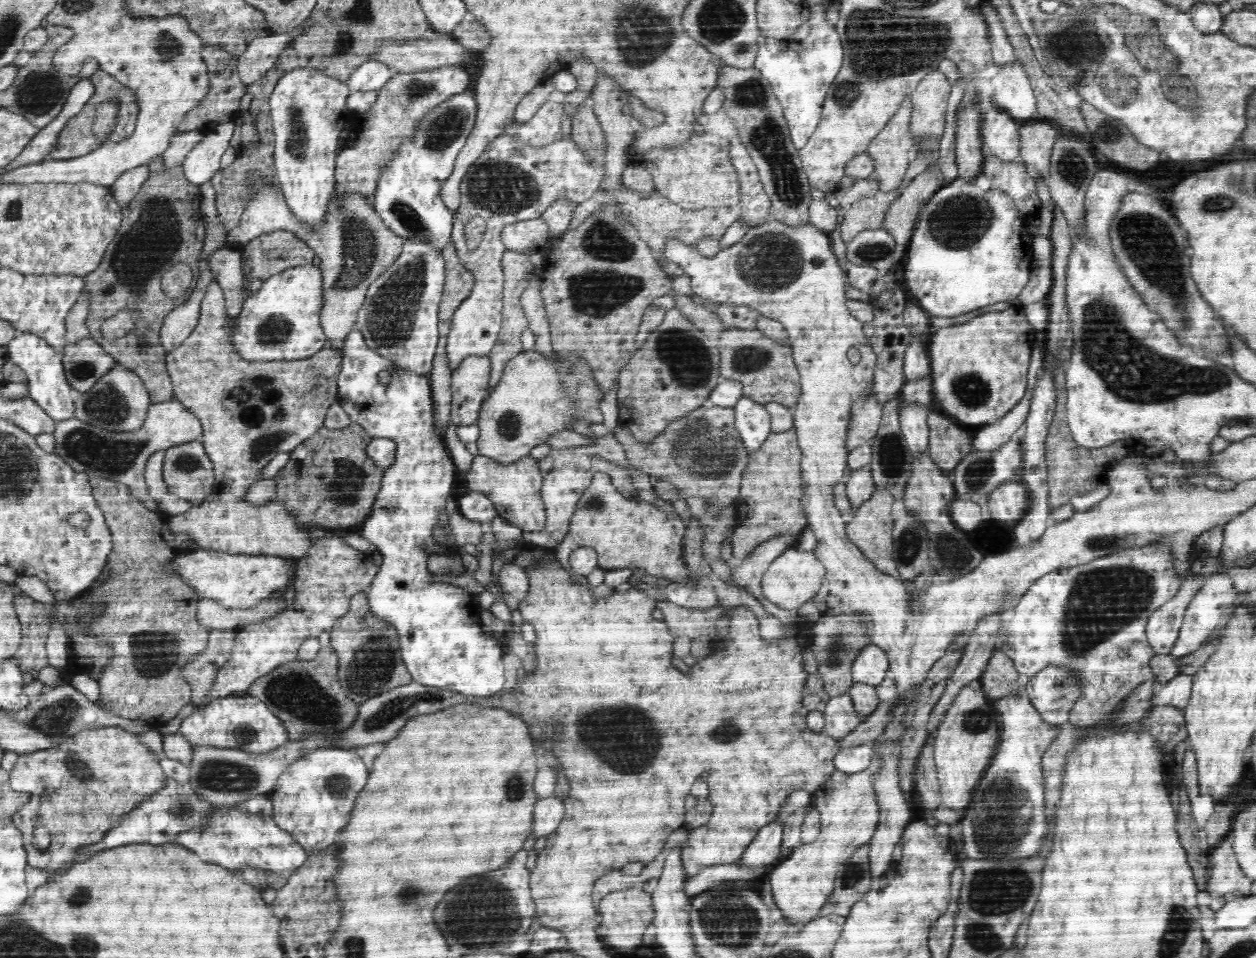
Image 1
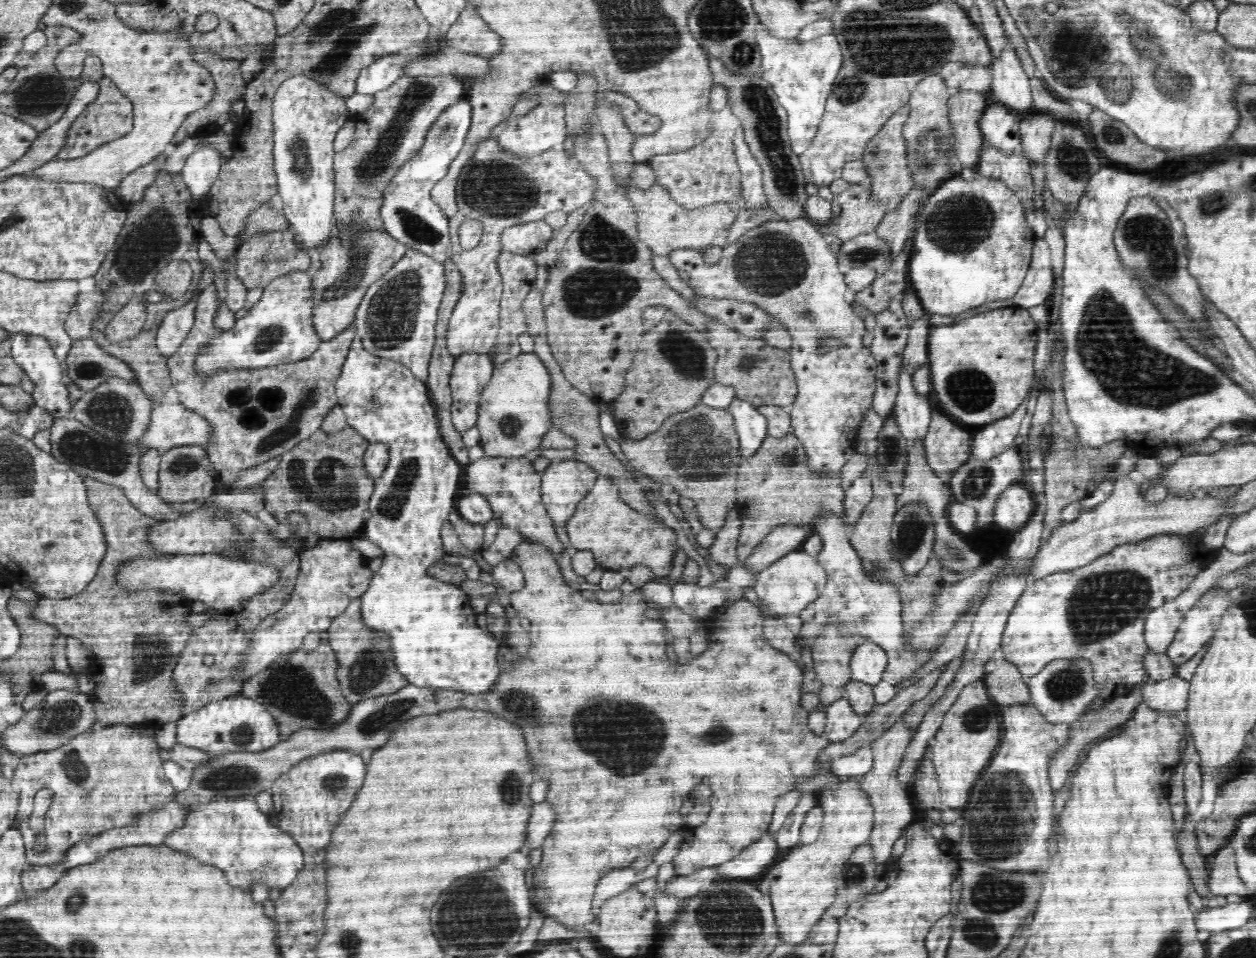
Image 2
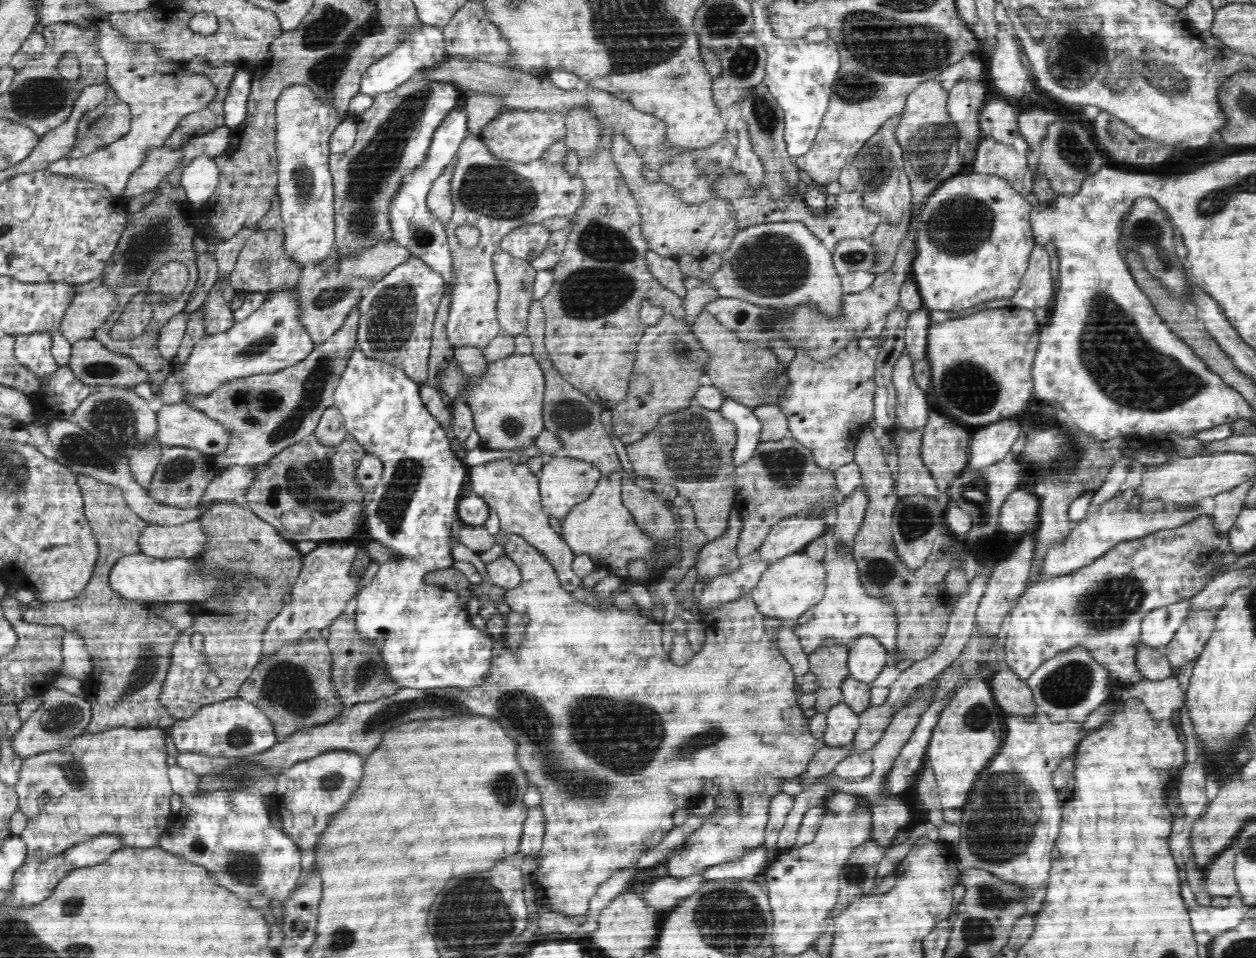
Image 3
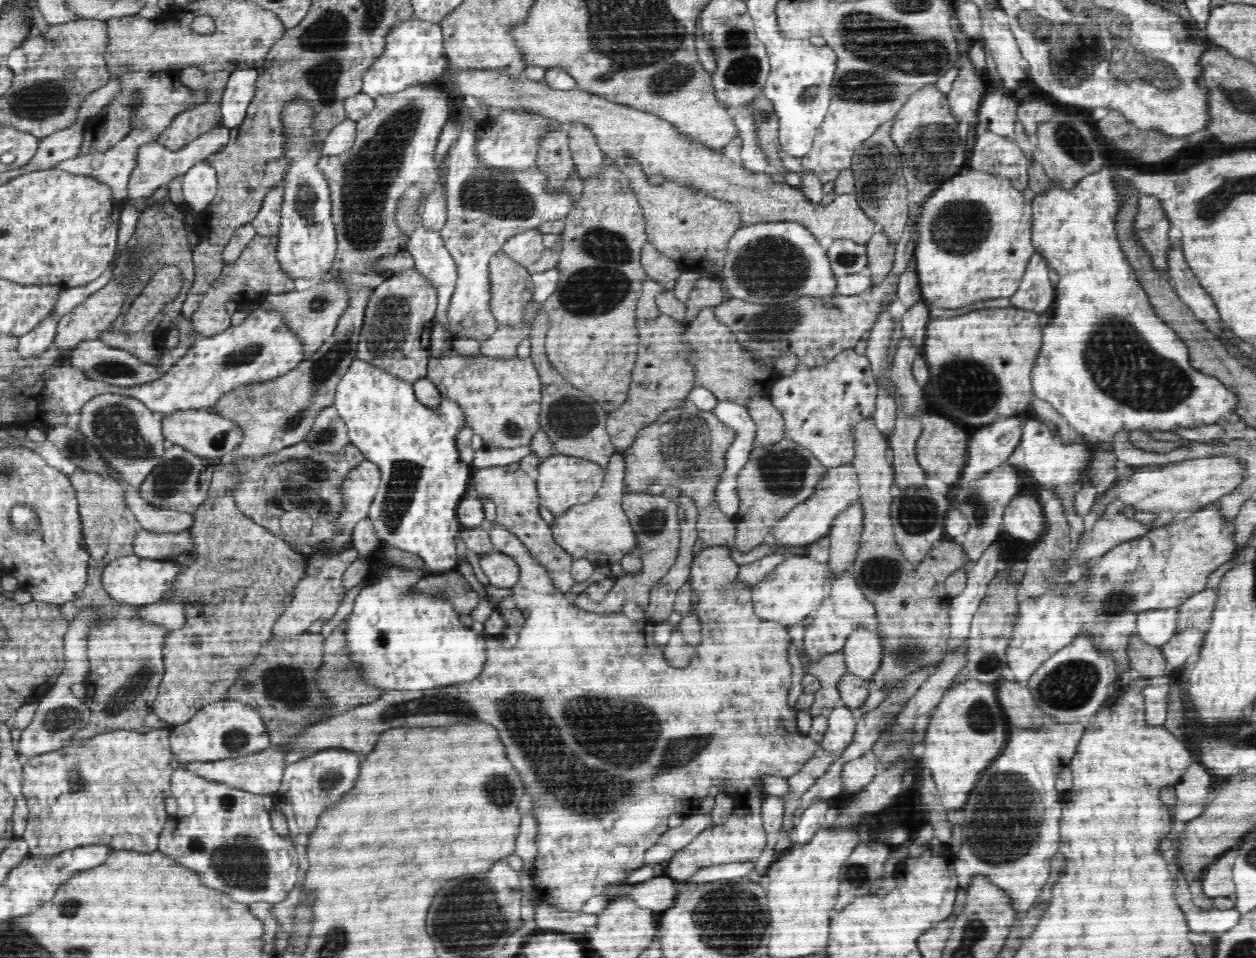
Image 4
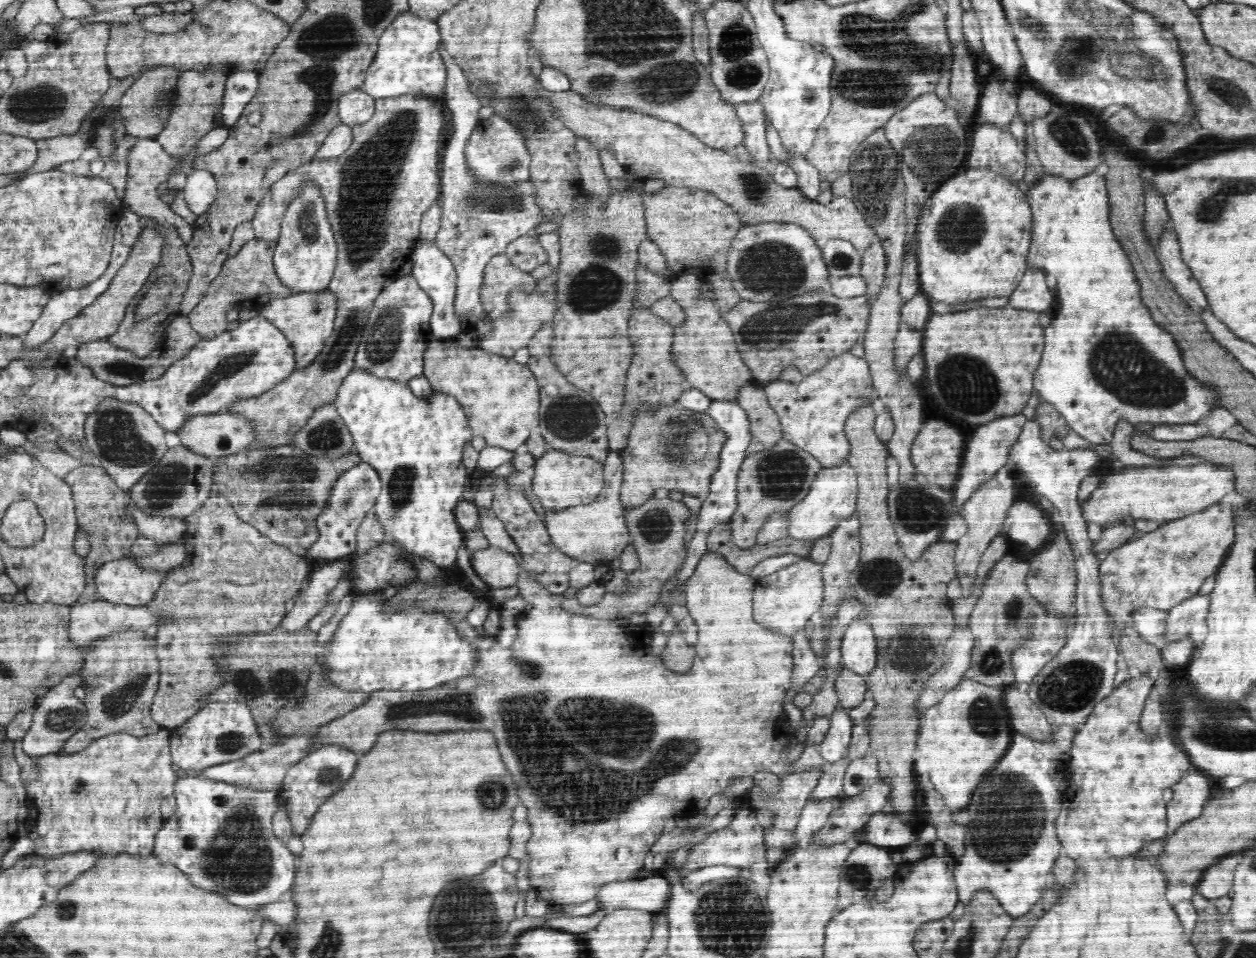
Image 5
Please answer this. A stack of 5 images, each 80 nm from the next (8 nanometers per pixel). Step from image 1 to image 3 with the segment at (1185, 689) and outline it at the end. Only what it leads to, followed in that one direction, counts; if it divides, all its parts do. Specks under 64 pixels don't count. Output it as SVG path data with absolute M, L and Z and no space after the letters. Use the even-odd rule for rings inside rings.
M1172 676L1157 681L1143 680L1126 686L1118 692L1118 698L1120 701L1138 698L1154 720L1172 718L1172 714L1186 702L1178 679Z

